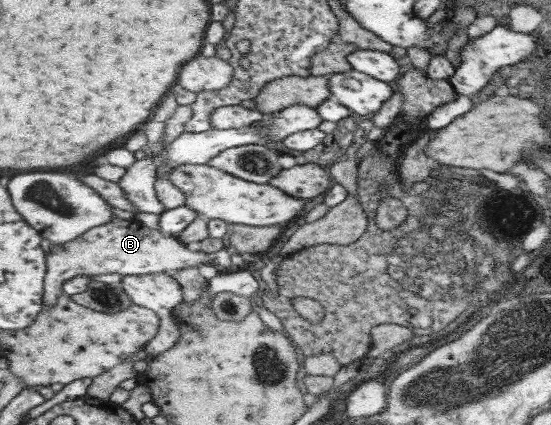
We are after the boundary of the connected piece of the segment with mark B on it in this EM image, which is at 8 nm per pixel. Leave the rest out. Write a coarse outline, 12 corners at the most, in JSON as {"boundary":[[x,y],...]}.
{"boundary":[[135,217],[91,228],[47,254],[44,306],[98,274],[171,273],[214,253]]}

